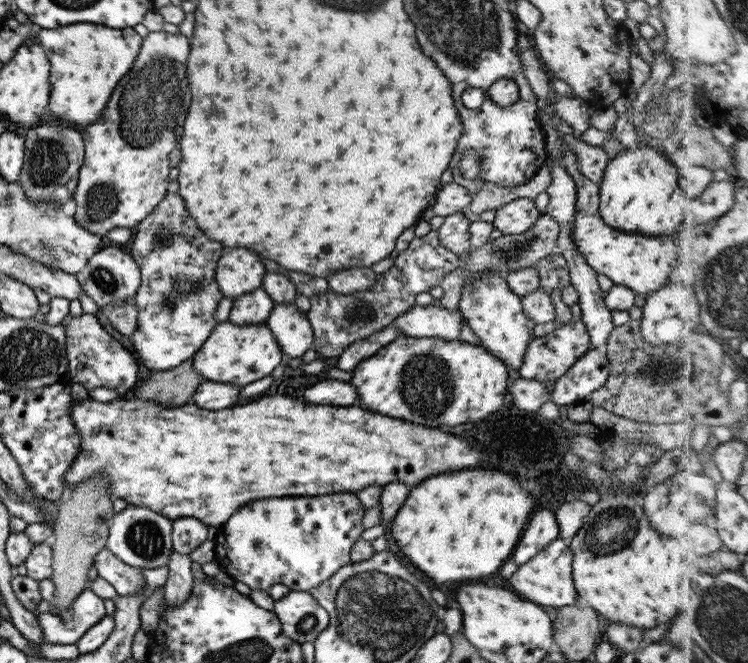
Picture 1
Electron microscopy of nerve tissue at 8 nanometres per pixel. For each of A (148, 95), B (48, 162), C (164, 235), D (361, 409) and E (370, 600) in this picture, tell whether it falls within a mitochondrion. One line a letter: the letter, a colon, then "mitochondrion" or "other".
A: mitochondrion
B: mitochondrion
C: mitochondrion
D: other
E: mitochondrion

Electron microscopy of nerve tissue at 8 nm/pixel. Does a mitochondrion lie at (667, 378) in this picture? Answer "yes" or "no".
yes

